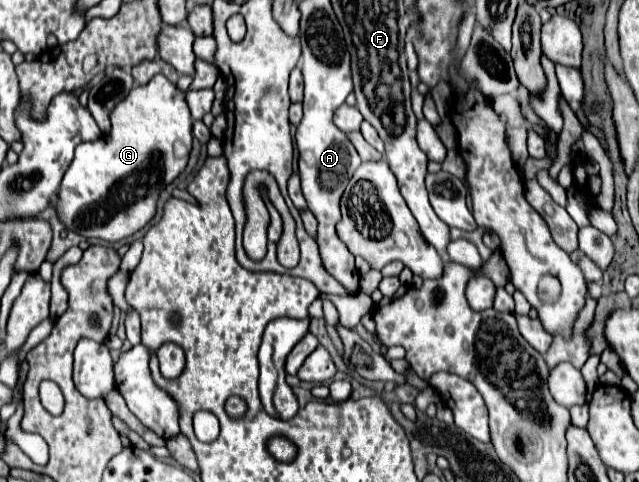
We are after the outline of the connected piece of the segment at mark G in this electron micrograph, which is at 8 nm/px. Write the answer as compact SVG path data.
M156 74L144 86L132 88L132 92L110 112L110 120L112 130L108 136L100 136L94 142L82 142L76 148L74 160L60 184L60 200L56 202L56 210L68 230L74 230L84 238L120 242L142 230L154 218L160 190L174 182L186 168L194 136L186 94L162 74Z

